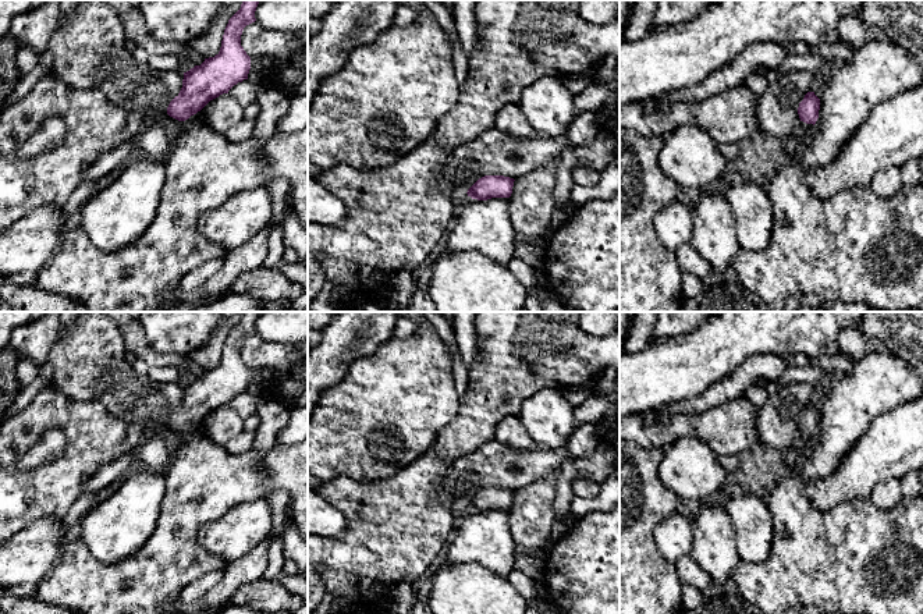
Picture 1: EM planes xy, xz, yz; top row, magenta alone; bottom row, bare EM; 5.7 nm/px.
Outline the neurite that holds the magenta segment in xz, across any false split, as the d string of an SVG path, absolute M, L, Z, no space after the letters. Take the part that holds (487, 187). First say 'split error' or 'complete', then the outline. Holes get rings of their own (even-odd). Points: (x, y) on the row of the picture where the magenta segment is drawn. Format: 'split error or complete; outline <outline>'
complete; outline M484 175L479 178L466 194L472 199L478 200L510 198L512 194L514 181L514 178L504 175Z

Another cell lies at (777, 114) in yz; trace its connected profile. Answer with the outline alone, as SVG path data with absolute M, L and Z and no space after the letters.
M795 71L784 74L768 84L757 97L756 118L760 131L785 139L798 131L800 118L799 103L814 89L814 72Z

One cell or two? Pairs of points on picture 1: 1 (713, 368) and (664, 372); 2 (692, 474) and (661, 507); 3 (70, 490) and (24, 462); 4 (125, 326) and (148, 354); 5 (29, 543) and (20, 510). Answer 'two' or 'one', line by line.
1: one
2: two
3: two
4: one
5: two

